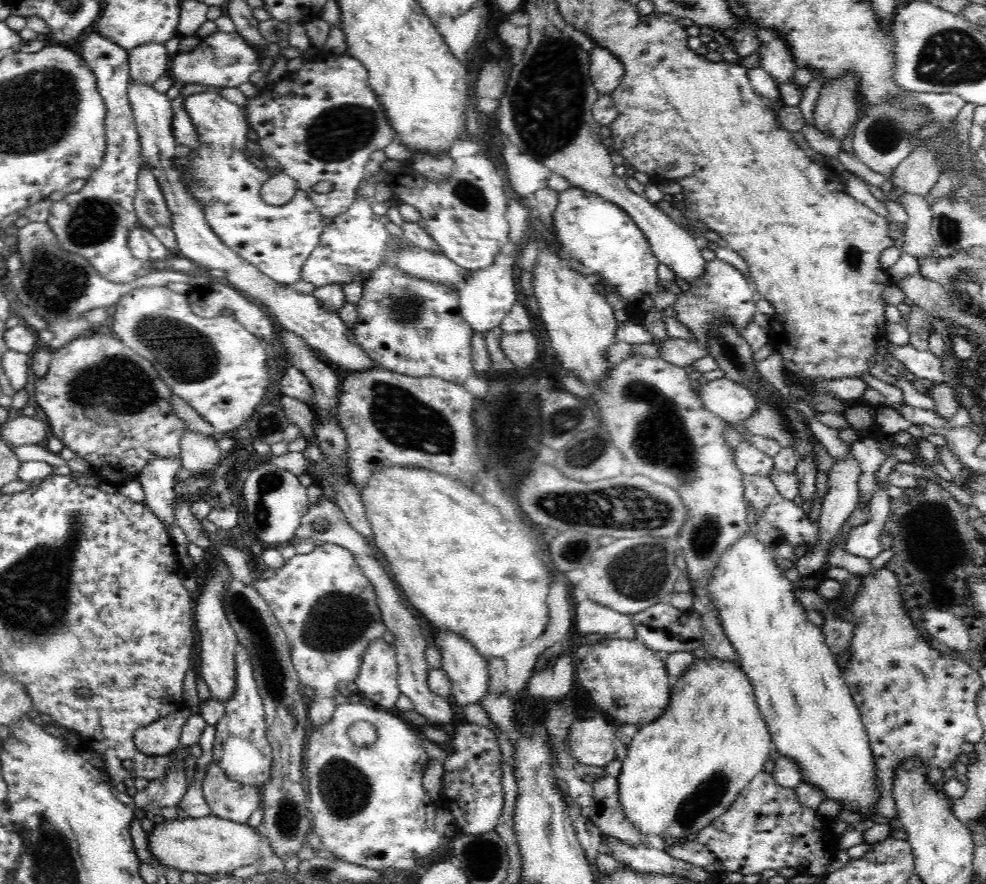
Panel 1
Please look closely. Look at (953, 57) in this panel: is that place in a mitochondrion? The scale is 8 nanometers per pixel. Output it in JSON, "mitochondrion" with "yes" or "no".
{"mitochondrion":"yes"}

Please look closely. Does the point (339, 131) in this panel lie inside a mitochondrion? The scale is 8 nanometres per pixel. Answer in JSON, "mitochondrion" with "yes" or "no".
{"mitochondrion":"yes"}

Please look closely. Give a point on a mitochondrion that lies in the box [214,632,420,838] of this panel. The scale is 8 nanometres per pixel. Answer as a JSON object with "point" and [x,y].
{"point":[346,789]}

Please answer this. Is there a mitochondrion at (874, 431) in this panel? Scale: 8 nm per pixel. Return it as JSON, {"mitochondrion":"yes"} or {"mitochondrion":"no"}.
{"mitochondrion":"no"}

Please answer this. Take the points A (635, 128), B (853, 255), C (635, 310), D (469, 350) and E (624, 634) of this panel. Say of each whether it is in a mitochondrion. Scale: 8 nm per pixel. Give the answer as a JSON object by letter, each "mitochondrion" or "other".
{"A":"other","B":"mitochondrion","C":"other","D":"other","E":"other"}

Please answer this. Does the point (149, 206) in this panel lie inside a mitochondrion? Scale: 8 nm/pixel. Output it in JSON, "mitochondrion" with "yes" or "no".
{"mitochondrion":"yes"}

